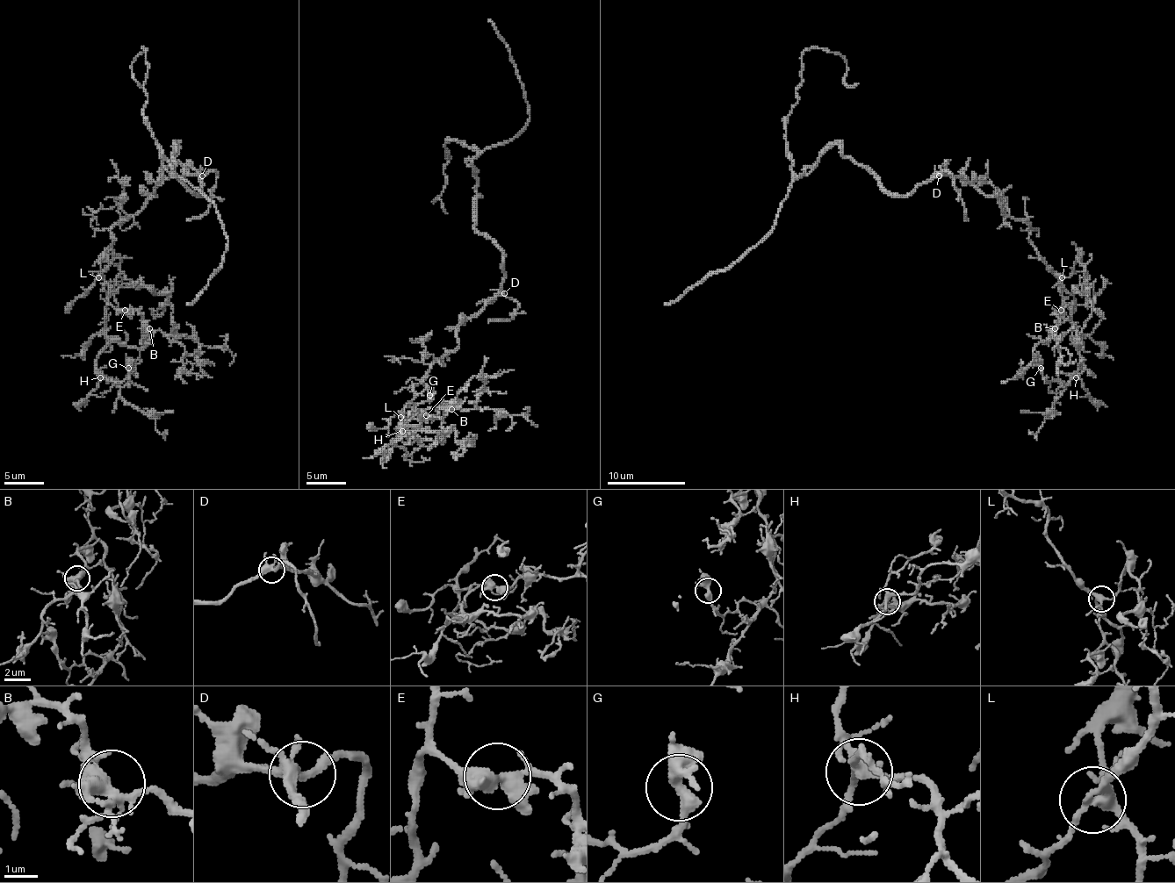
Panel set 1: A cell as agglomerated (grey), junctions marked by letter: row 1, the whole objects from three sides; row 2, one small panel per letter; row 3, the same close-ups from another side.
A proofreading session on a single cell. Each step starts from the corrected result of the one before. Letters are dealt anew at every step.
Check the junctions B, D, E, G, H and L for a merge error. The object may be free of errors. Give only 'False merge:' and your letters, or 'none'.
False merge: none

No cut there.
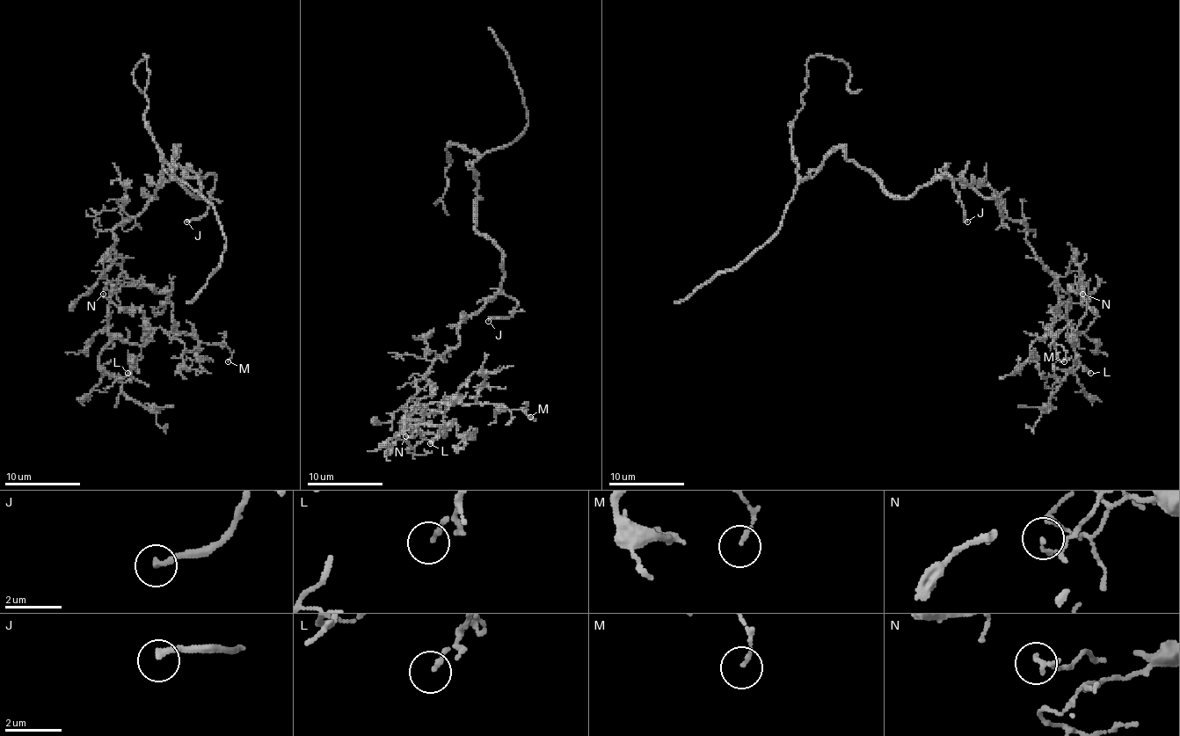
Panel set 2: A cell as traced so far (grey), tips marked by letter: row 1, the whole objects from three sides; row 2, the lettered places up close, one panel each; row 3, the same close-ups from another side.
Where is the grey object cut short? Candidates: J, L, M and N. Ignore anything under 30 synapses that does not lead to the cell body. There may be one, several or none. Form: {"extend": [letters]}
{"extend": ["J"]}

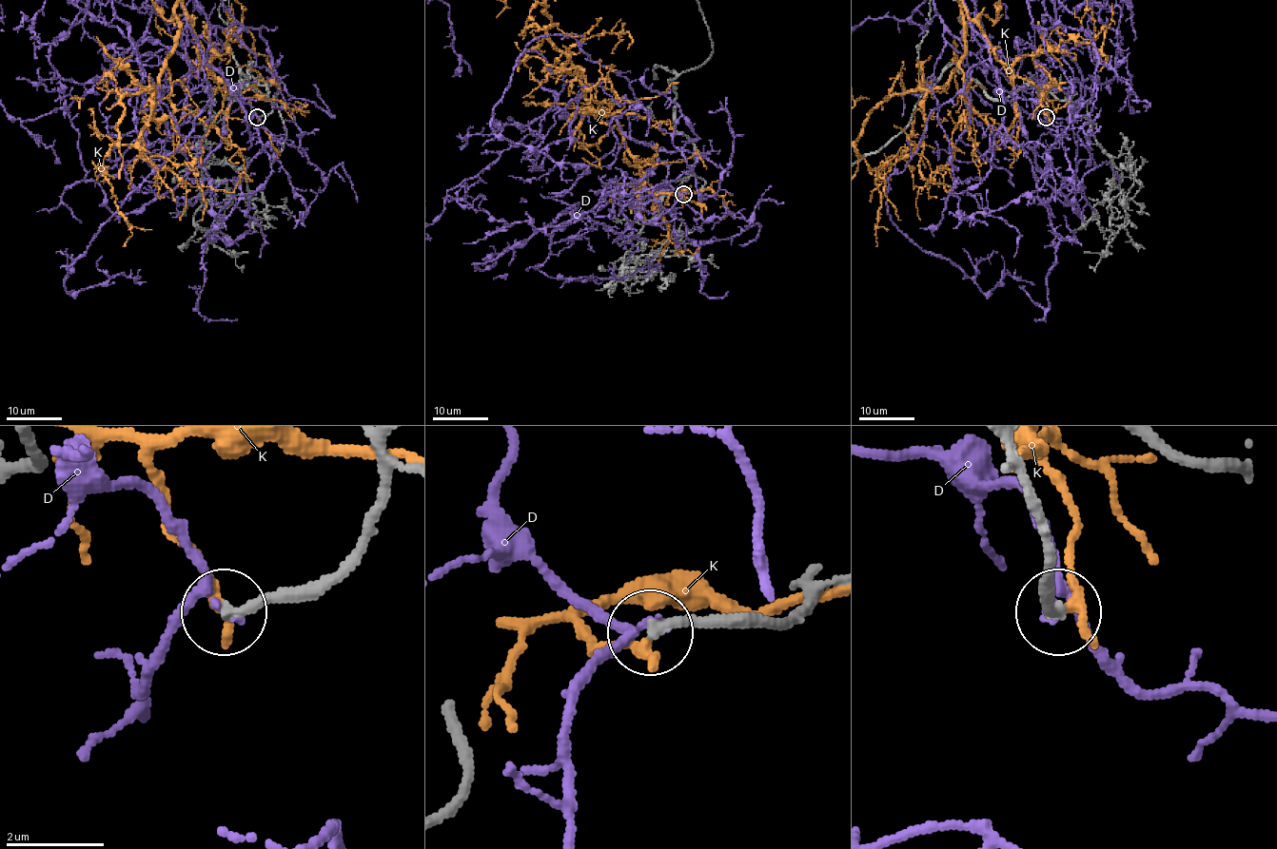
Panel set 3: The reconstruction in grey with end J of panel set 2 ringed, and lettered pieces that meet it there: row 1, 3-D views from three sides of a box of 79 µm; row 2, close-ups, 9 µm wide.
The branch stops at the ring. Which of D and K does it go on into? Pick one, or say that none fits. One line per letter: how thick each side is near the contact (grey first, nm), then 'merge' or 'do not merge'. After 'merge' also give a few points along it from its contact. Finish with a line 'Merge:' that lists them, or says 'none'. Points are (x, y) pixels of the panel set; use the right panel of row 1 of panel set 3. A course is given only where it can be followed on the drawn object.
D: calibres 240 and 150 nm; do not merge
K: calibres 240 and 240 nm; do not merge
Merge: none

